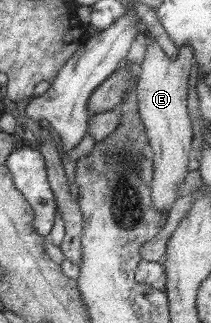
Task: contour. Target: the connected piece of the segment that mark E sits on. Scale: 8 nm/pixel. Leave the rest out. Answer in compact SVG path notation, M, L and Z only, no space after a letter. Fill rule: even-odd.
M150 37L146 44L146 50L143 55L143 60L136 66L138 72L136 73L136 80L134 82L134 97L138 109L138 117L142 121L142 126L145 129L144 134L148 137L148 148L152 155L152 180L151 185L151 200L155 205L156 211L170 210L170 202L176 196L178 199L178 190L174 192L174 186L178 182L182 182L184 174L186 174L186 166L188 166L188 152L190 152L190 118L186 112L186 88L188 88L188 70L192 66L192 47L190 45L182 45L177 49L178 57L170 60L162 50L160 44L156 42L154 37Z

